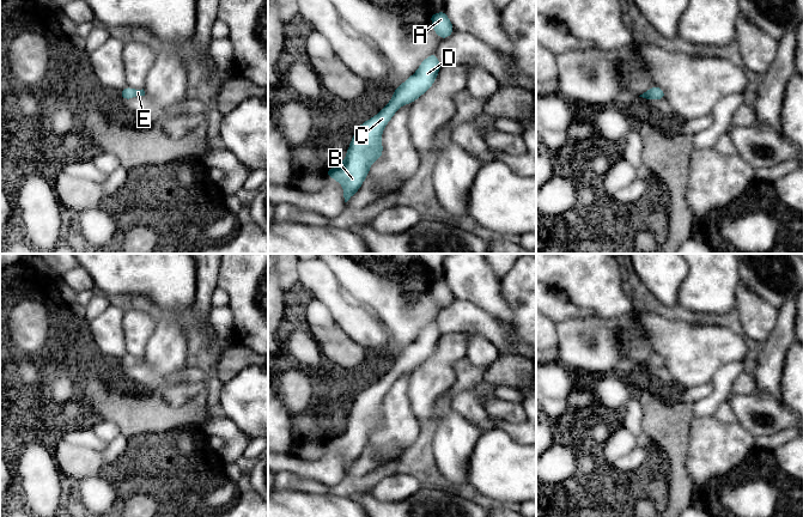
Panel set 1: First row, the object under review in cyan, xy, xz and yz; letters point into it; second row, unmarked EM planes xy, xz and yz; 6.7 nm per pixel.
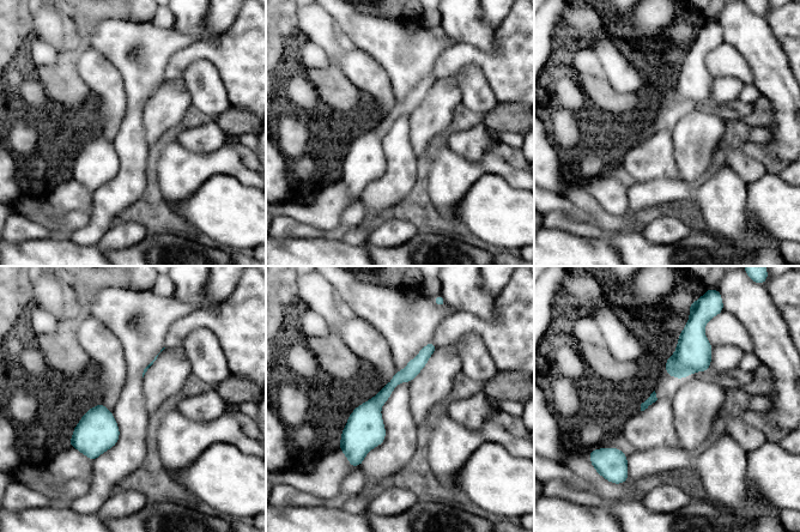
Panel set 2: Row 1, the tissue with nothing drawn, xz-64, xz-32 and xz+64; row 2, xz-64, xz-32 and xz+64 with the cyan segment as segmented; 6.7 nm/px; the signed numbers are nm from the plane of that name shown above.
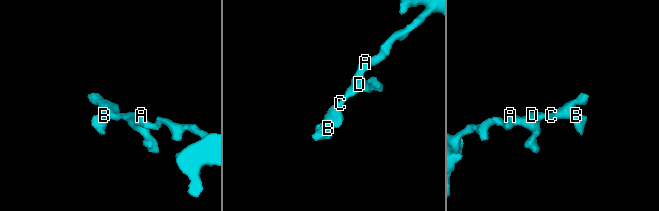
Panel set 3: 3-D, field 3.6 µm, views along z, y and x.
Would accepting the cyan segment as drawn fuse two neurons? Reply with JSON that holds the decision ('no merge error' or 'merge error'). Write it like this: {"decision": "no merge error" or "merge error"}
{"decision": "no merge error"}

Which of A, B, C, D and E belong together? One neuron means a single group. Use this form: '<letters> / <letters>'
A B C D E

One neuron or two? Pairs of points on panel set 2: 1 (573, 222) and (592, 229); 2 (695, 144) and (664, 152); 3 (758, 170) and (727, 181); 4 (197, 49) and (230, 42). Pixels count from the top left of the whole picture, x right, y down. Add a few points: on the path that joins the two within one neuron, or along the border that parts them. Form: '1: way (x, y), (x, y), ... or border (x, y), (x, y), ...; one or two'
1: way (577, 225), (587, 229); one
2: border (671, 132), (674, 161), (680, 176); two
3: border (727, 164), (746, 186); two
4: way (205, 49), (222, 49); one

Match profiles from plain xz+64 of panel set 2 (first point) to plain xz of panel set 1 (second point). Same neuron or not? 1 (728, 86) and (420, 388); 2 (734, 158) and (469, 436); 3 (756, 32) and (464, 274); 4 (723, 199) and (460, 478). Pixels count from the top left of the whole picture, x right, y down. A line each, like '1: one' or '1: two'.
1: one
2: two
3: one
4: one

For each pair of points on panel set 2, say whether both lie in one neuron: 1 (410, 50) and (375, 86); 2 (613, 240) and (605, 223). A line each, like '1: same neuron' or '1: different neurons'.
1: different neurons
2: different neurons

